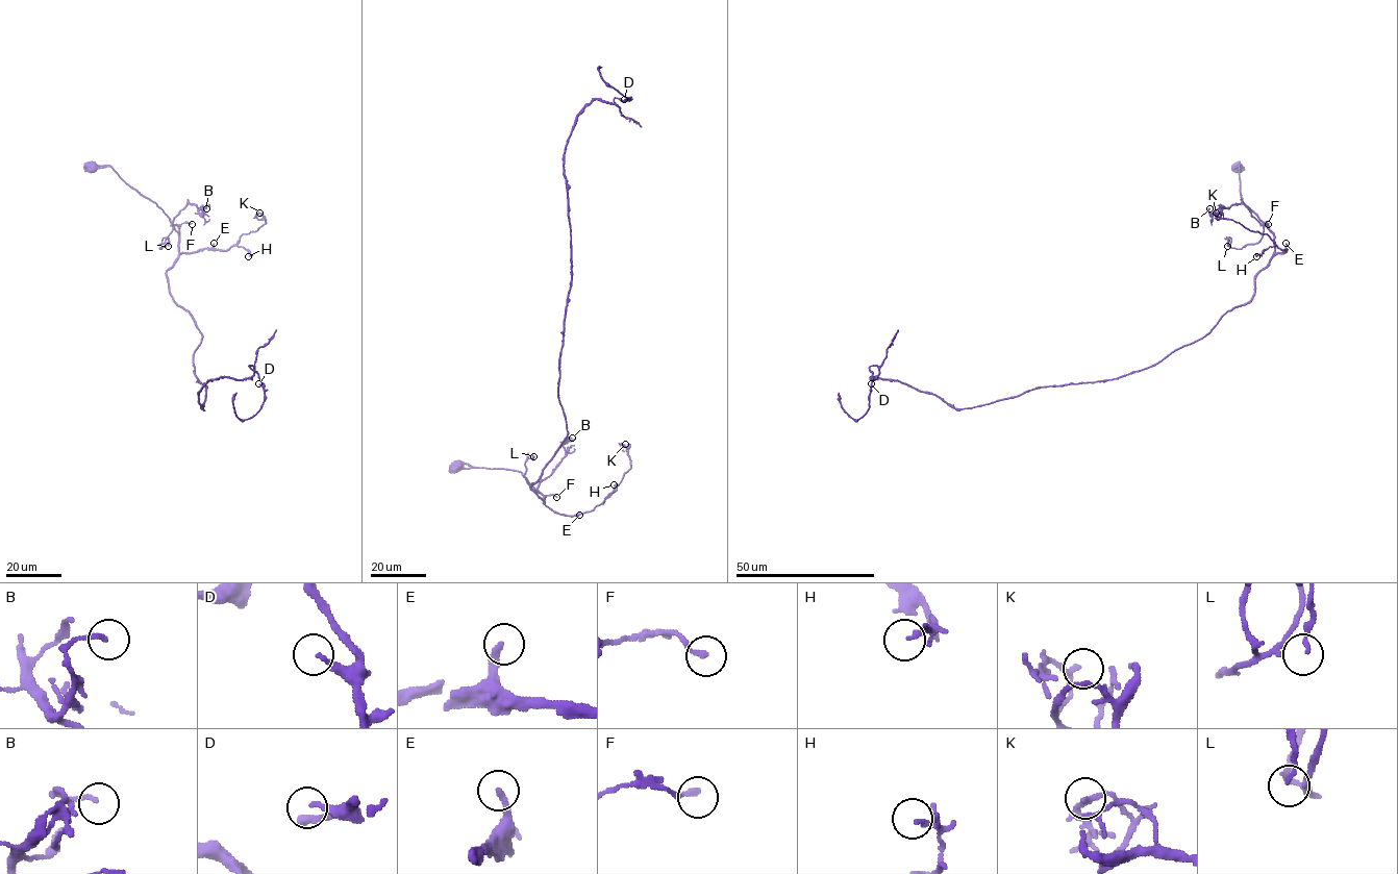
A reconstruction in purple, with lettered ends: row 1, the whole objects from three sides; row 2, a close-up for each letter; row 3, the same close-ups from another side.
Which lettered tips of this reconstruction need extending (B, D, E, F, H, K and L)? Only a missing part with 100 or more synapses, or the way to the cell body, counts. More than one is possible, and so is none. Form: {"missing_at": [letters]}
{"missing_at": []}

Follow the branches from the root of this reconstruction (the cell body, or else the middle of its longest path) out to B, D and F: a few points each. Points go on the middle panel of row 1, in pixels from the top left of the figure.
B: (455, 466), (519, 471), (542, 499), (538, 485), (552, 472), (565, 454), (563, 444), (567, 436), (572, 438)
D: (455, 466), (519, 471), (544, 503), (531, 484), (567, 432), (565, 147), (585, 105), (624, 99)
F: (455, 466), (462, 463), (477, 468), (519, 471), (542, 499), (549, 495), (556, 497)

